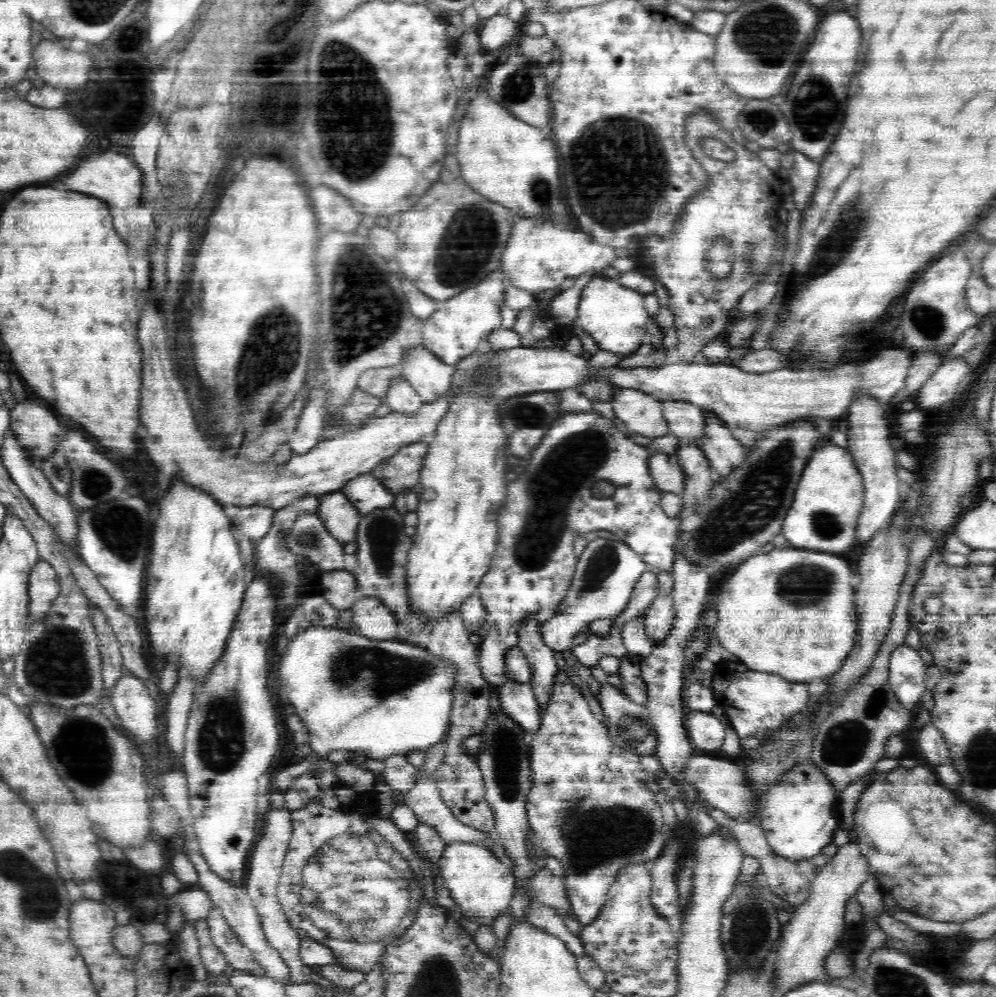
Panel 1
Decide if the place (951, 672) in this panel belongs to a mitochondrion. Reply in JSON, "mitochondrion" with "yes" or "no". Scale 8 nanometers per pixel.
{"mitochondrion":"no"}

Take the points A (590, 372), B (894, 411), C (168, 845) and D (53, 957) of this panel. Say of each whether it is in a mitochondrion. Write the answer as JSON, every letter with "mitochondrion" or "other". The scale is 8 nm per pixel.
{"A":"other","B":"other","C":"other","D":"other"}

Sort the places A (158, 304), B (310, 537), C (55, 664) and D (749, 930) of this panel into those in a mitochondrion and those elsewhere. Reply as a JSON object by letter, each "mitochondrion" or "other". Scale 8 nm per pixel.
{"A":"other","B":"mitochondrion","C":"mitochondrion","D":"mitochondrion"}

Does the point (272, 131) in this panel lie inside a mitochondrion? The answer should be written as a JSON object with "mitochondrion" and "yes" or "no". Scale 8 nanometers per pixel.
{"mitochondrion":"no"}

